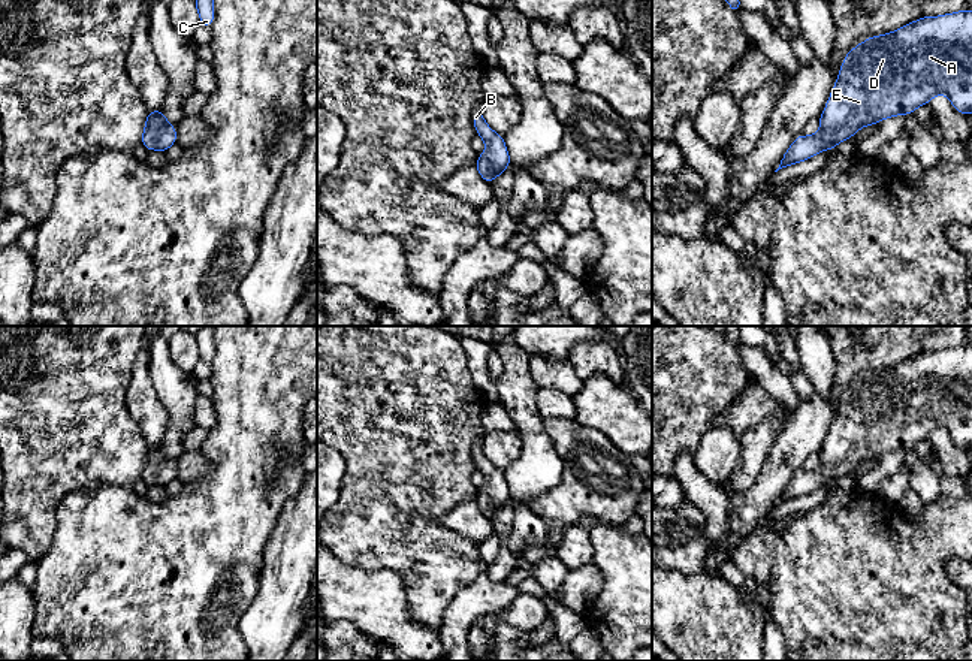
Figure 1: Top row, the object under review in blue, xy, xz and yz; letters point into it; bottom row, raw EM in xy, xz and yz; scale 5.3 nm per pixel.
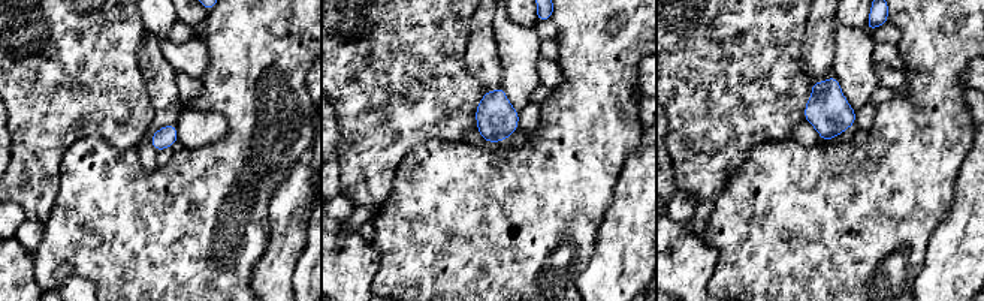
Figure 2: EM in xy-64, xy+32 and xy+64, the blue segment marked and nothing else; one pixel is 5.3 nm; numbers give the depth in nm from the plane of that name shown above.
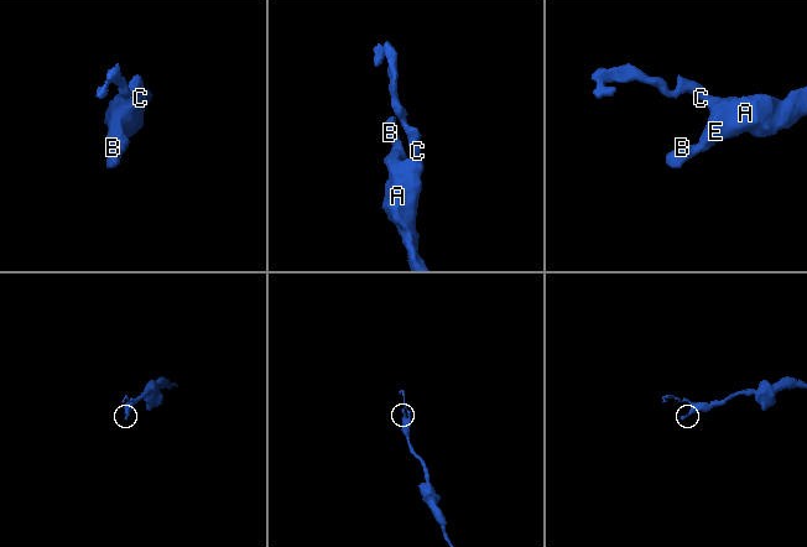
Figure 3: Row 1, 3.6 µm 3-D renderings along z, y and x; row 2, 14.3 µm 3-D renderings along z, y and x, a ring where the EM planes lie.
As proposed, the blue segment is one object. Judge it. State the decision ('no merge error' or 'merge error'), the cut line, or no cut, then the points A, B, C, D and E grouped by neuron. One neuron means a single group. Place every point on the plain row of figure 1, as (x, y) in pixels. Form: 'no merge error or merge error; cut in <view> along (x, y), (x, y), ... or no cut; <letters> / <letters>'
no merge error; no cut; A B C D E

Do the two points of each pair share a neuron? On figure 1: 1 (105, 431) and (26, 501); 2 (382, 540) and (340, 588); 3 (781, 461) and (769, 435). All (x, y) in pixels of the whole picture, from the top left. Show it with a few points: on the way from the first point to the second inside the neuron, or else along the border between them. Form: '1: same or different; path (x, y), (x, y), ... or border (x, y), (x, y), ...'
1: same; path (84, 444), (42, 480)
2: different; border (332, 552), (355, 566), (386, 567), (394, 572)
3: different; border (784, 428), (757, 476)

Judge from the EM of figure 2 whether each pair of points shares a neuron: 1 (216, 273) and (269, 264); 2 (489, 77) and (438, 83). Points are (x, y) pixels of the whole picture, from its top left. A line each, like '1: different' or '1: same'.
1: different
2: different

